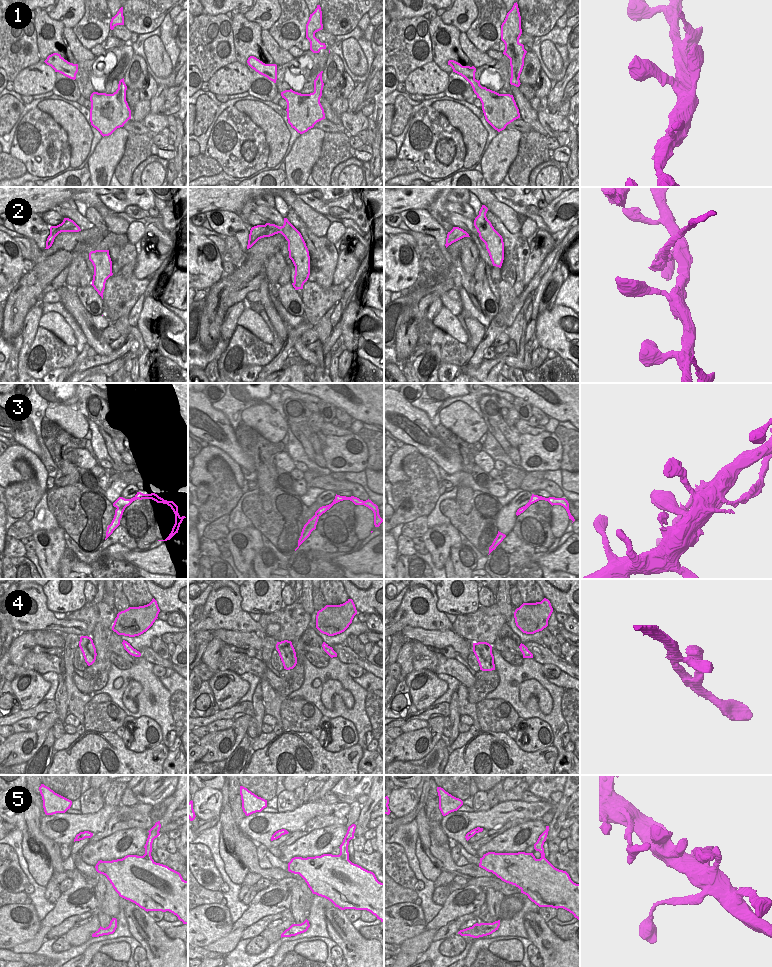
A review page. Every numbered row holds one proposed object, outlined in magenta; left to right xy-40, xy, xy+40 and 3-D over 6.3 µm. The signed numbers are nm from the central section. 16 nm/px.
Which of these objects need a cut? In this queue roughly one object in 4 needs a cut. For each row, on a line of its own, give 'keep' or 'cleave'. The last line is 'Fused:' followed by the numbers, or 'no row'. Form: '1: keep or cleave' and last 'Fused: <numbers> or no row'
1: keep
2: cleave
3: keep
4: keep
5: keep
Fused: 2

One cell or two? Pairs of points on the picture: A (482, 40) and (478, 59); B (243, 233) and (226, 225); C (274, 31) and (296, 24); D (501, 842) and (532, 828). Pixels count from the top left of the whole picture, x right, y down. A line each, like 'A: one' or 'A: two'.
A: two
B: one
C: one
D: one

